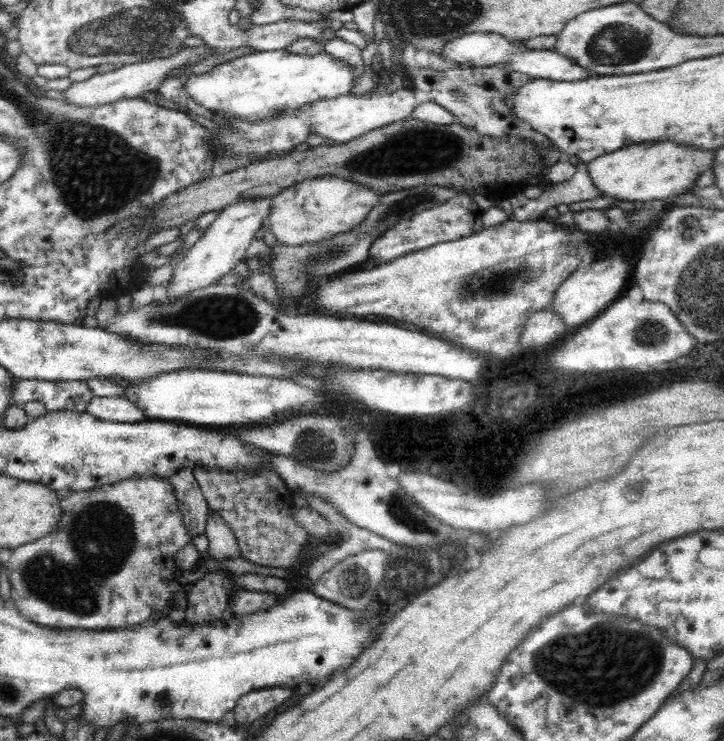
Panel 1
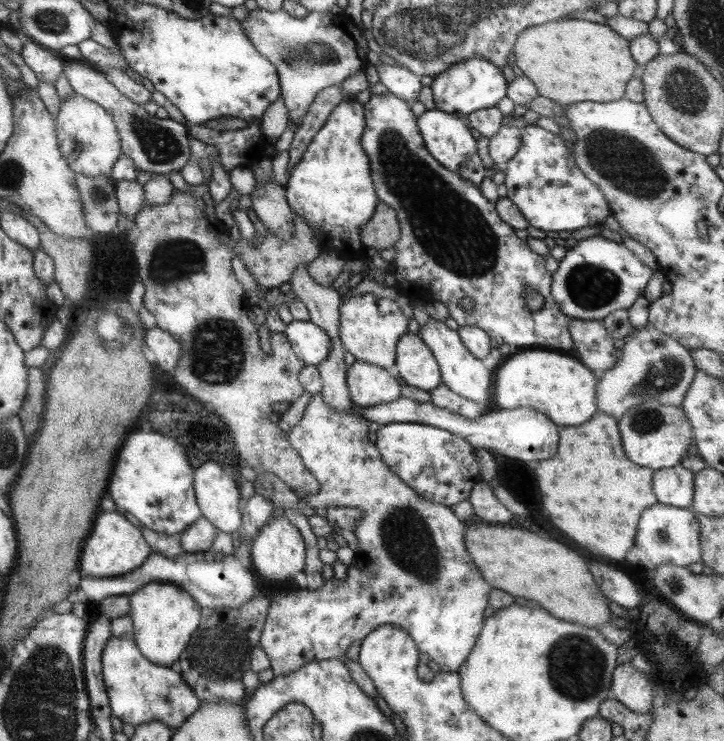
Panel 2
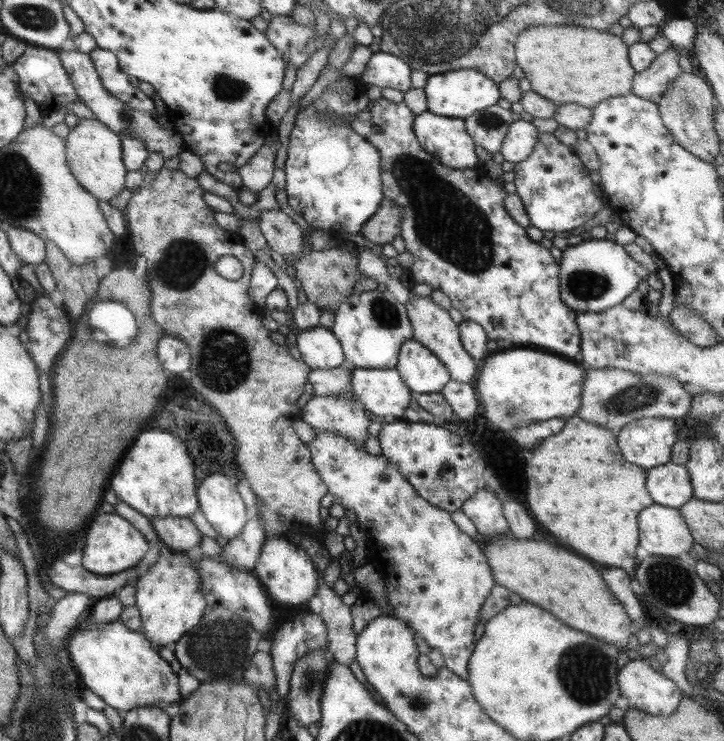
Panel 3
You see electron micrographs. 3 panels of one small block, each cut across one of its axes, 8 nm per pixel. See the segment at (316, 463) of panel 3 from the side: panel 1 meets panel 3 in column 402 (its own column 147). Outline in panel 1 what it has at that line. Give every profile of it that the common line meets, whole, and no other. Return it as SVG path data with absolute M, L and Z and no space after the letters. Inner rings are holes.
M154 476L138 478L138 480L122 480L120 484L94 488L86 492L65 492L60 495L62 500L61 508L64 514L60 518L58 530L52 532L52 536L38 539L28 544L23 544L12 551L11 559L6 564L7 575L12 587L10 599L18 607L20 614L37 625L53 629L84 629L85 631L115 631L131 629L150 621L150 616L155 612L168 612L172 604L176 604L176 596L181 590L182 584L174 579L174 572L178 570L175 563L175 554L187 544L193 542L194 536L187 532L182 513L178 508L178 501L175 497L173 487L169 480L161 480Z

